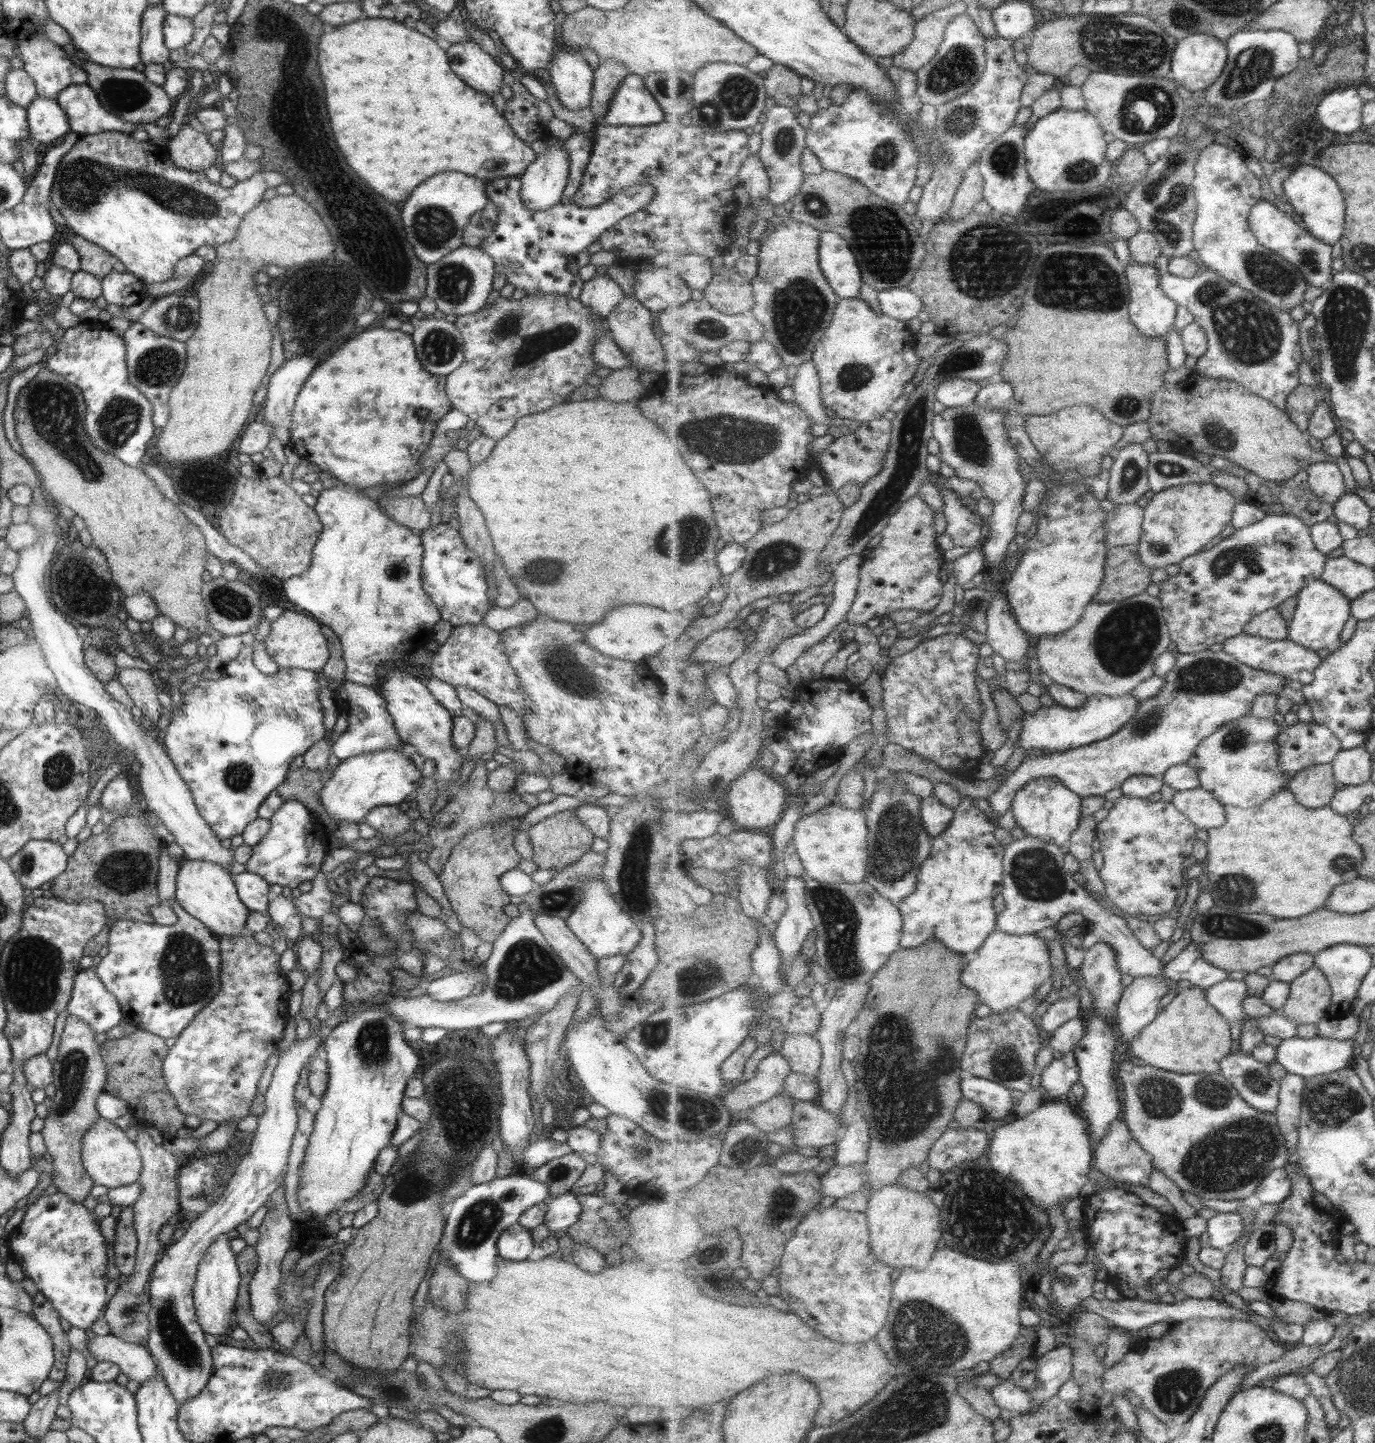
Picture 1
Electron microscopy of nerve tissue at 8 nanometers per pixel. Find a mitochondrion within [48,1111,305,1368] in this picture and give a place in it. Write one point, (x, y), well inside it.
(130, 1309)

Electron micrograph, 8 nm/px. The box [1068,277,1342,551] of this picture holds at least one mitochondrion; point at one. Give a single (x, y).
(1249, 332)

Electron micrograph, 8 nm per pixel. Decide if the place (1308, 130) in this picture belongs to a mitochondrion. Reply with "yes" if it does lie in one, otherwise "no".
no

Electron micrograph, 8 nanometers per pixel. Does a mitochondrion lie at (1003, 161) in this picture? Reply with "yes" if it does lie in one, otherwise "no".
yes

